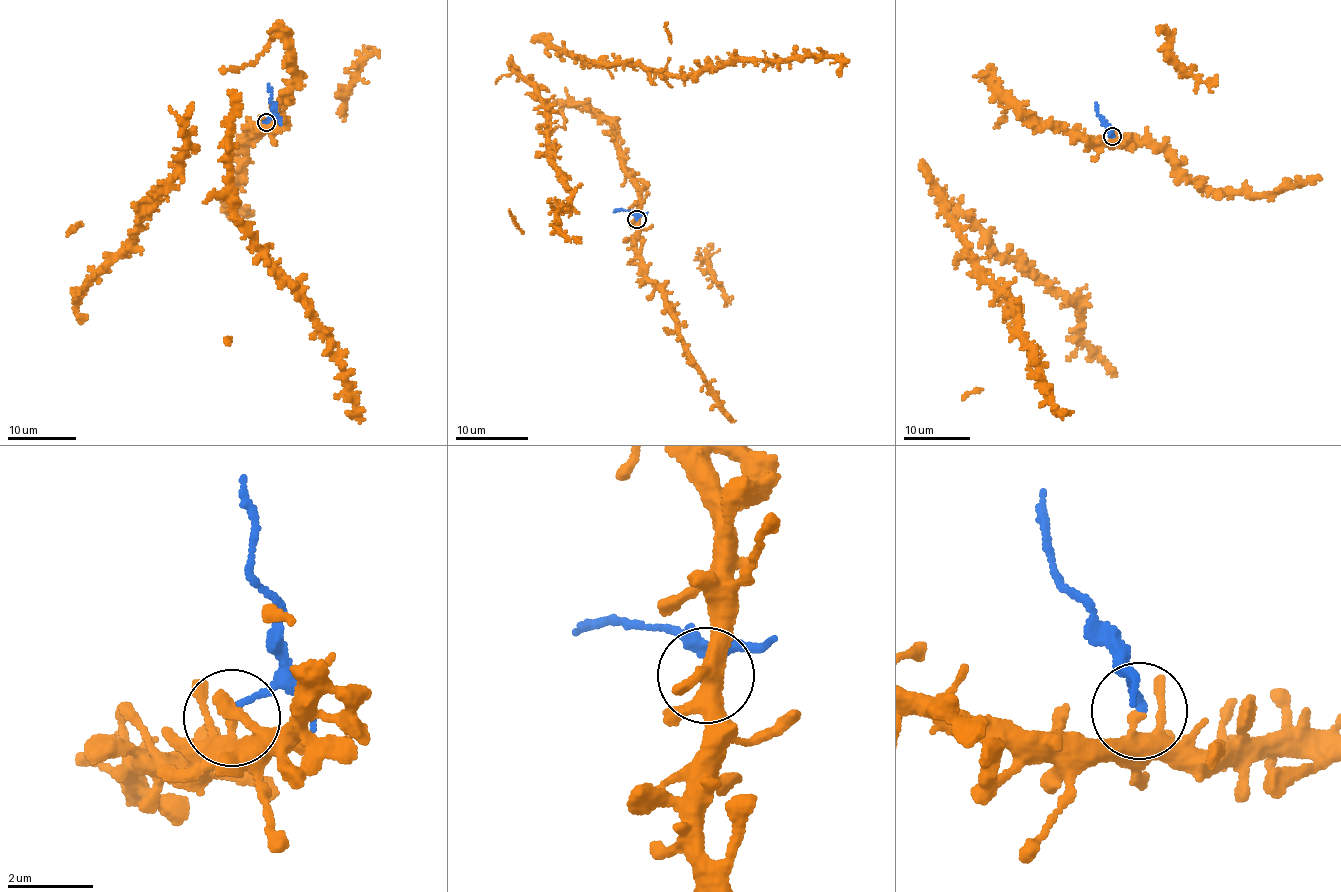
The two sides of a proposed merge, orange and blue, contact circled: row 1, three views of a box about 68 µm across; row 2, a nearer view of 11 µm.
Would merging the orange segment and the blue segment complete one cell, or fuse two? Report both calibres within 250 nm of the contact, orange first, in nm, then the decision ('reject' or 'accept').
340 nm thick on the orange side, 180 nm on the other; reject

